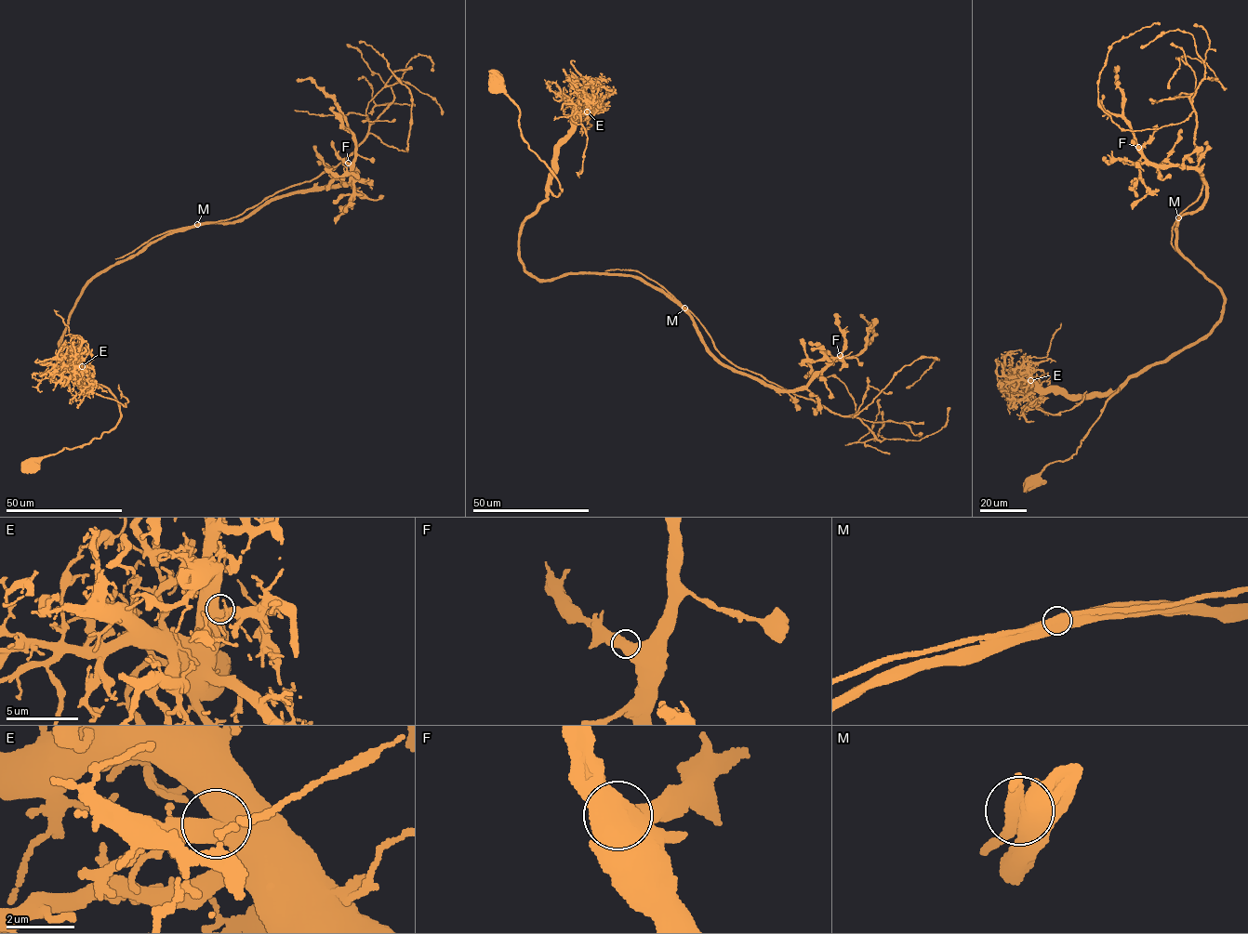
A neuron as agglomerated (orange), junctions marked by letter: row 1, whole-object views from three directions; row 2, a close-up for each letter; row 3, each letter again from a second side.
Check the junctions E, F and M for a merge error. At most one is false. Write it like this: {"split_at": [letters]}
{"split_at": ["M"]}

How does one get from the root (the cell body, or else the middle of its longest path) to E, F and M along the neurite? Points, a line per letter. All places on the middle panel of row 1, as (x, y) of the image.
E: (497, 79), (518, 109), (523, 140), (563, 189), (555, 197), (549, 187), (556, 146), (572, 124), (587, 111)
F: (497, 79), (563, 189), (525, 217), (526, 270), (633, 275), (711, 354), (780, 388), (840, 355)
M: (497, 79), (523, 140), (563, 189), (525, 217), (525, 269), (541, 280), (631, 275), (684, 308)

